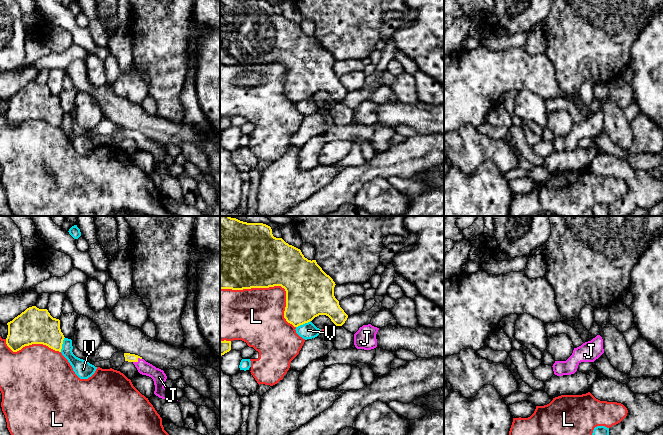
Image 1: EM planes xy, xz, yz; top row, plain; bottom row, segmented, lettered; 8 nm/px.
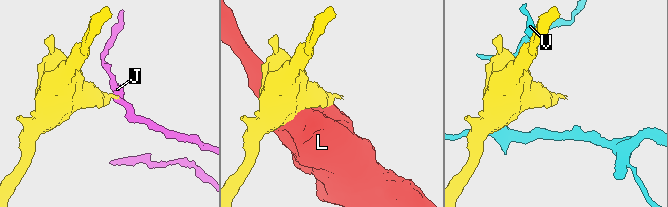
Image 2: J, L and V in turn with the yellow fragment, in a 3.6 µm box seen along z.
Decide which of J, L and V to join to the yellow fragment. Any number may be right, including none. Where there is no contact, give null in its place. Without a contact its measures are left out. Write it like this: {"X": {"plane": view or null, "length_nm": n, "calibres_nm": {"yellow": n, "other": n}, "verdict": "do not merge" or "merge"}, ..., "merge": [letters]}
{"J": {"plane": "xy", "length_nm": 80, "calibres_nm": {"yellow": 70, "other": 110}, "verdict": "merge"}, "L": {"plane": "xz", "length_nm": 700, "calibres_nm": {"yellow": 460, "other": 420}, "verdict": "do not merge"}, "V": {"plane": "xz", "length_nm": 130, "calibres_nm": {"yellow": 380, "other": 130}, "verdict": "do not merge"}, "merge": ["J"]}

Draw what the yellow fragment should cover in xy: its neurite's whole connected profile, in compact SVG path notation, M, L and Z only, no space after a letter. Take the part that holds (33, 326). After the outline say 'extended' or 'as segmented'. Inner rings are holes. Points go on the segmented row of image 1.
M29 307L7 325L6 344L13 352L32 344L43 344L61 352L65 337L60 320L53 318L47 309Z; as segmented

